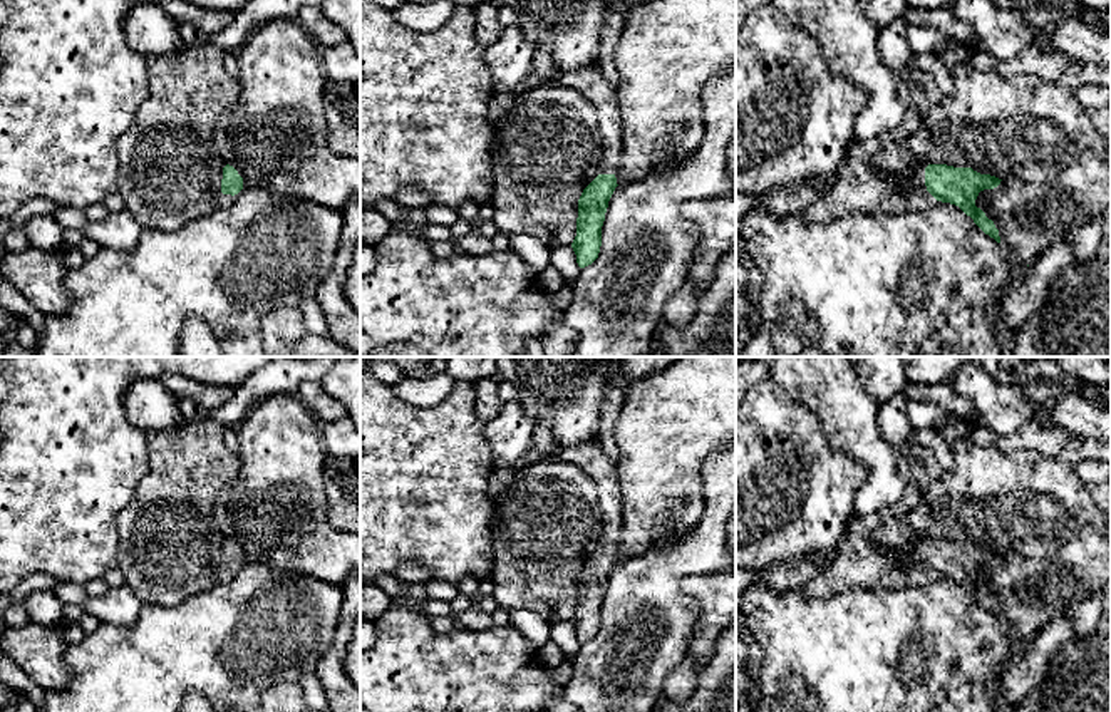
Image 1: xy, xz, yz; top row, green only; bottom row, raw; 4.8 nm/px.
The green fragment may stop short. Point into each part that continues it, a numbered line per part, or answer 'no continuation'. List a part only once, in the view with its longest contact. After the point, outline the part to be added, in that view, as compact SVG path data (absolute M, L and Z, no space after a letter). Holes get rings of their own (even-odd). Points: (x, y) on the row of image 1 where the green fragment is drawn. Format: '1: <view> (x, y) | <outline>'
1: xz (589, 81) | M598 62L580 70L563 72L555 77L555 84L580 92L595 107L602 132L600 171L602 174L613 174L623 152L622 119L615 102L615 89L603 77Z

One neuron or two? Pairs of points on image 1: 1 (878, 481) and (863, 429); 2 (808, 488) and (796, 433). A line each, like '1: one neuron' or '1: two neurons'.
1: one neuron
2: one neuron

